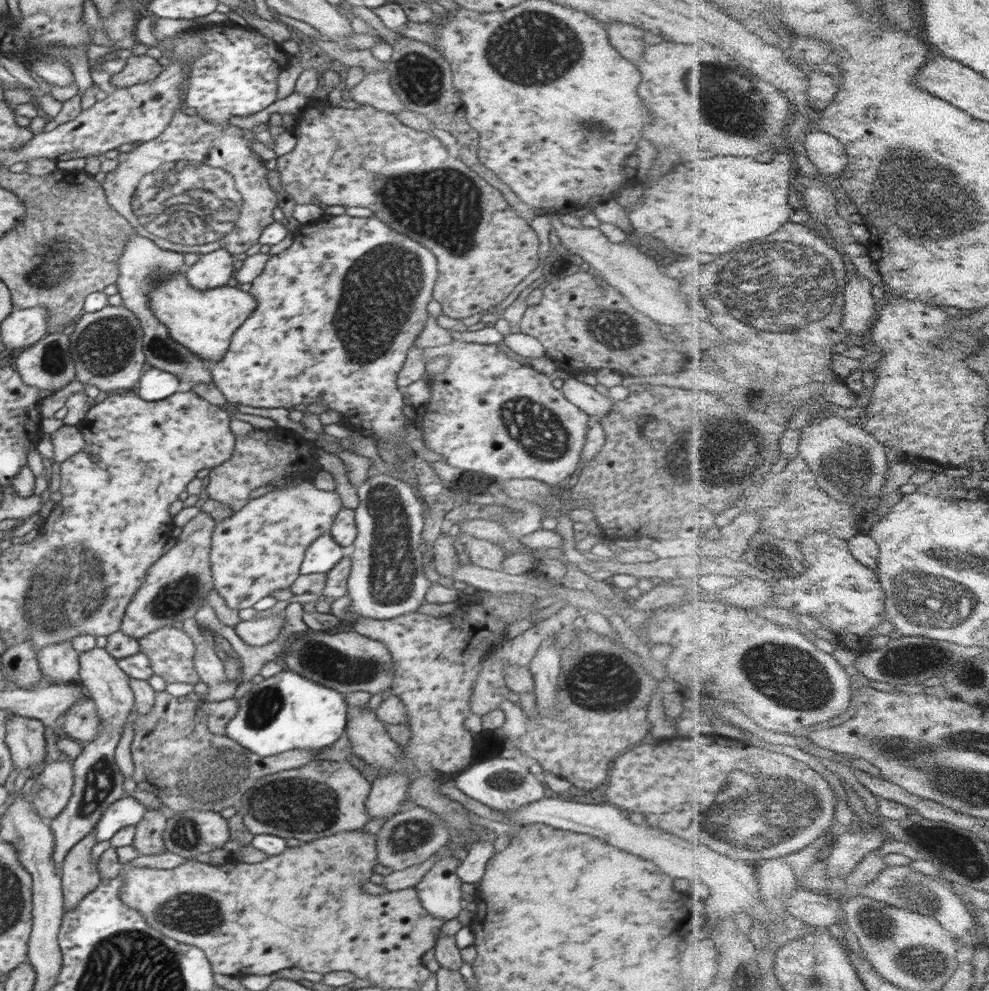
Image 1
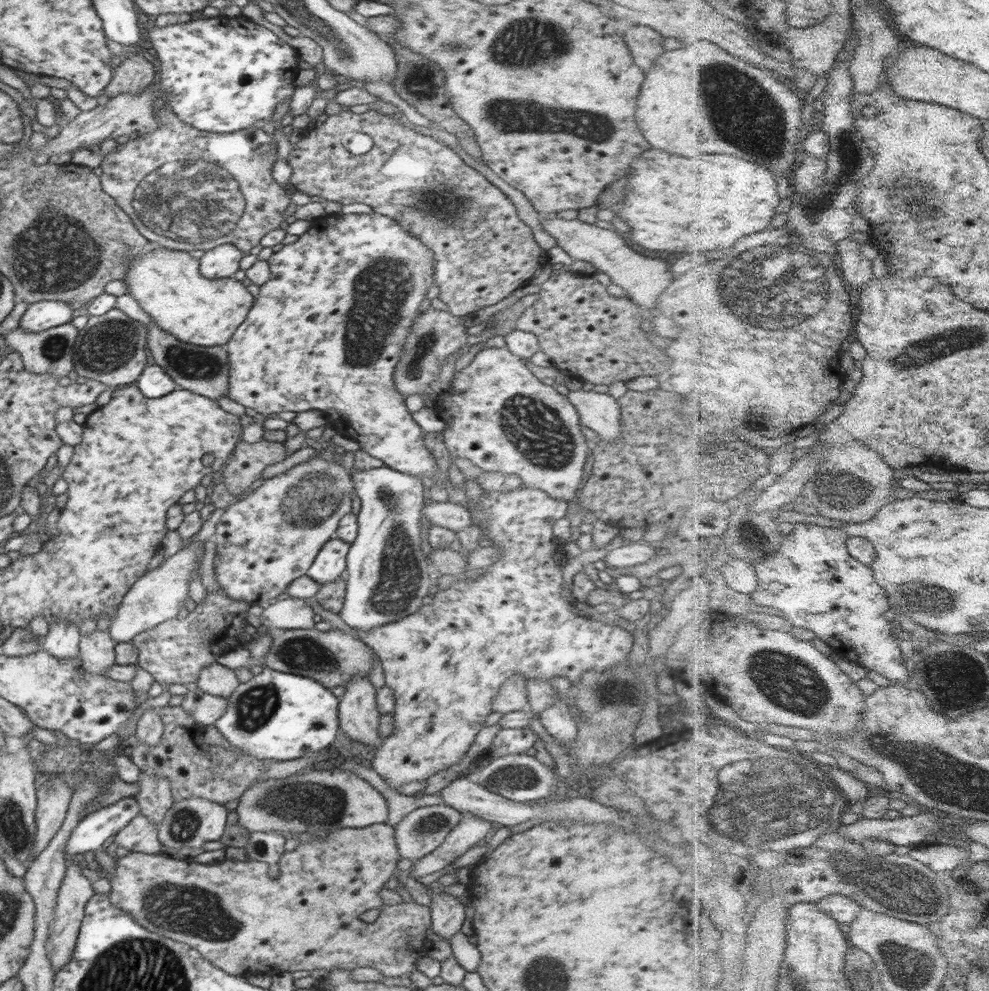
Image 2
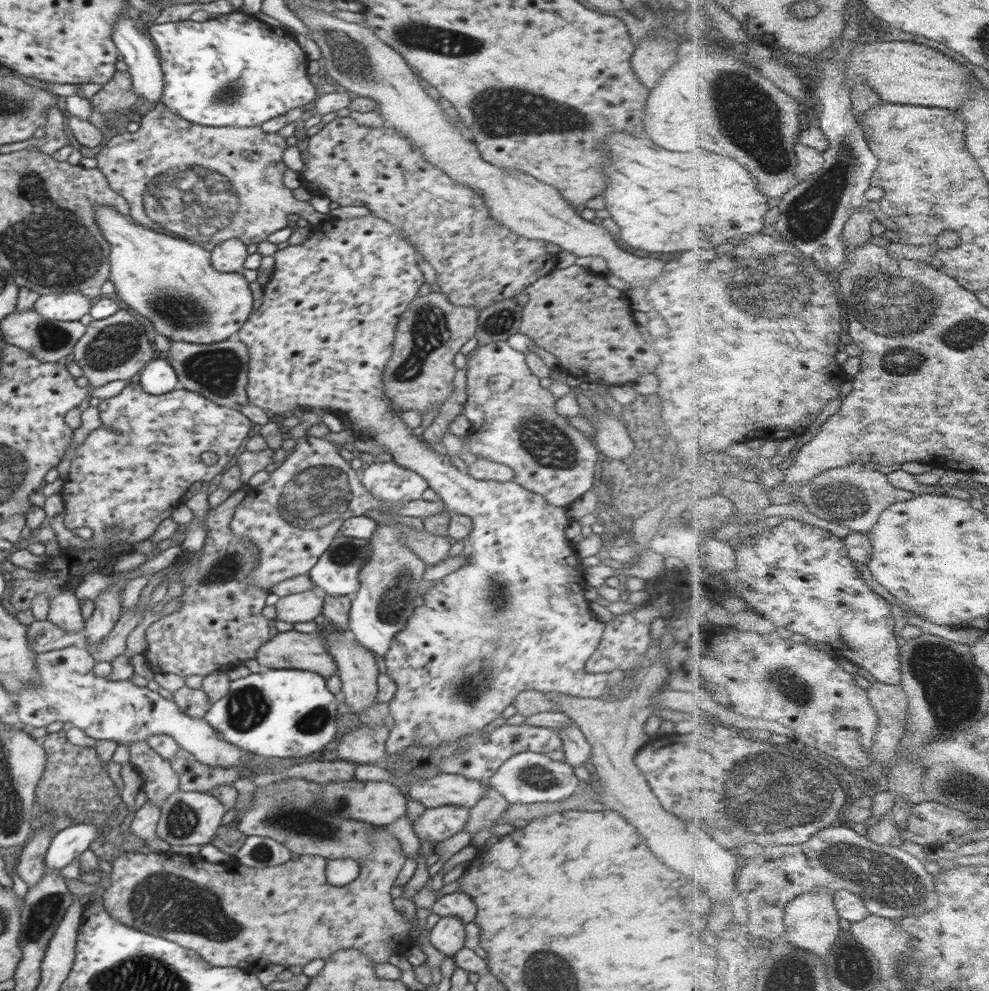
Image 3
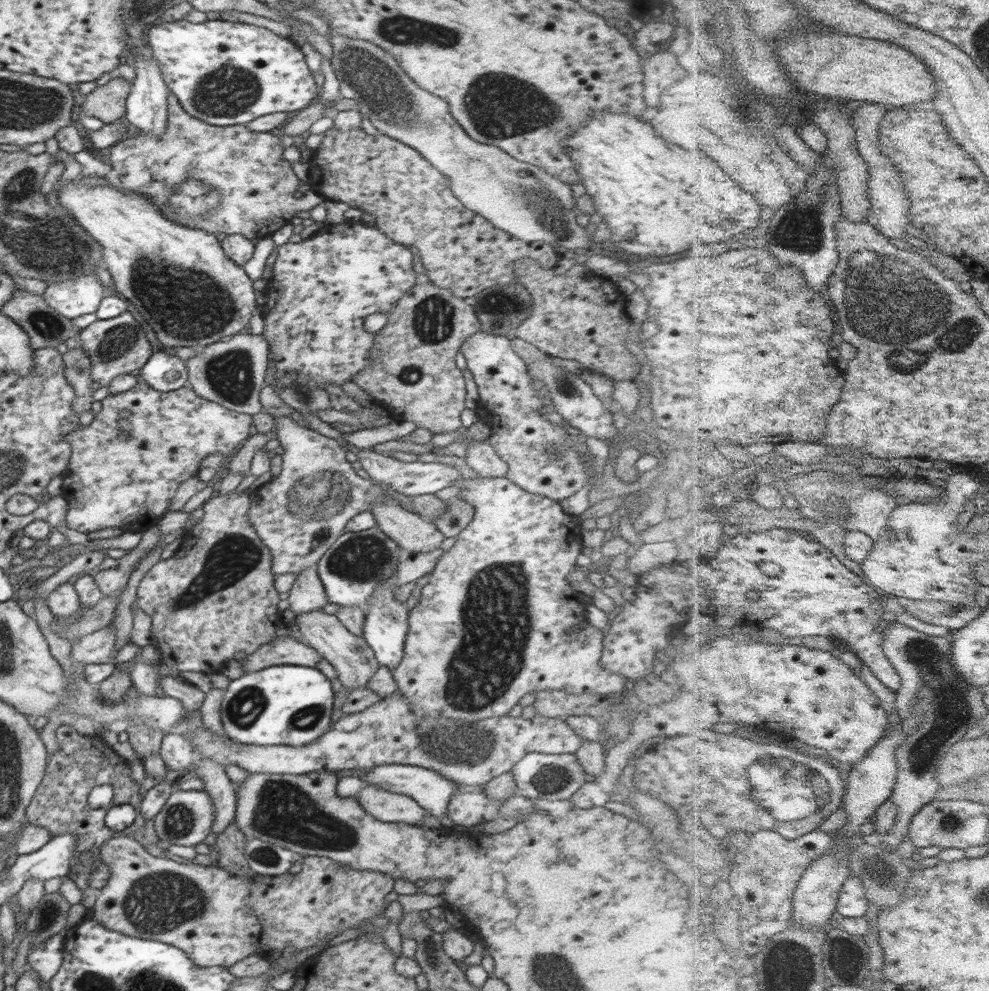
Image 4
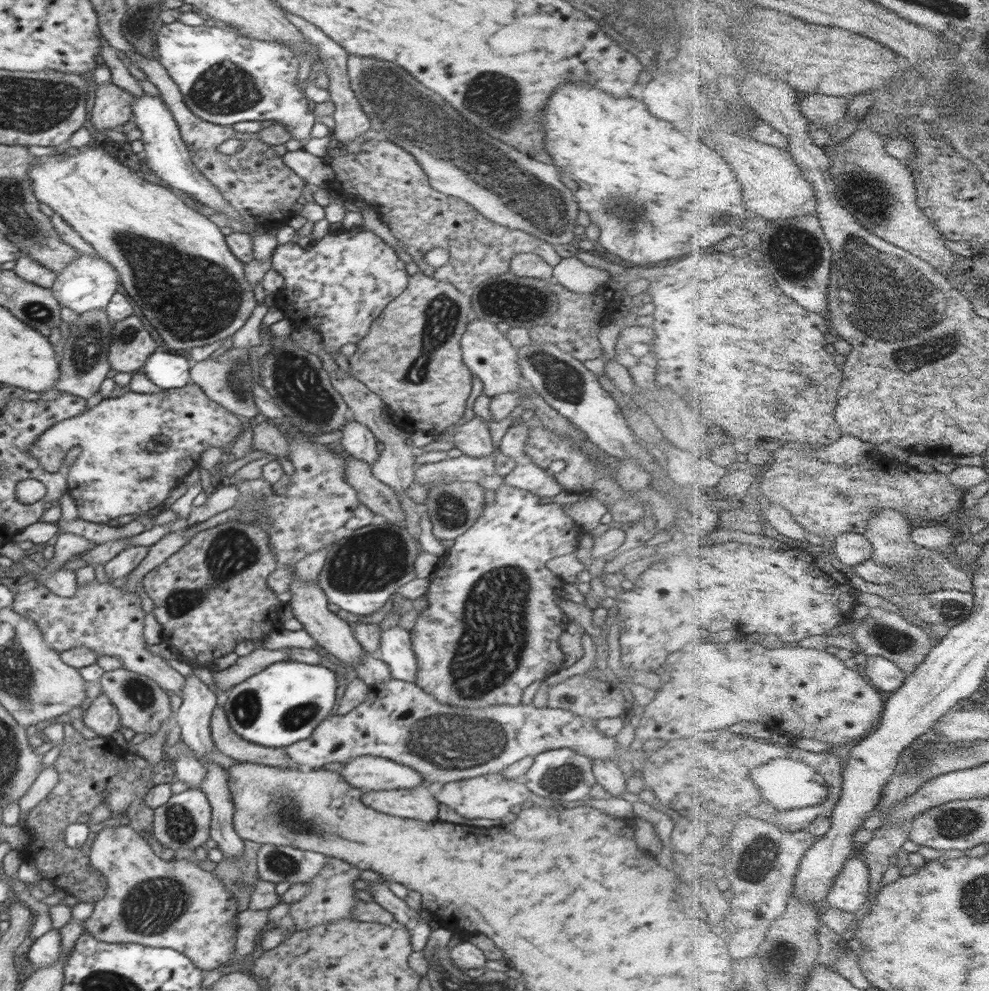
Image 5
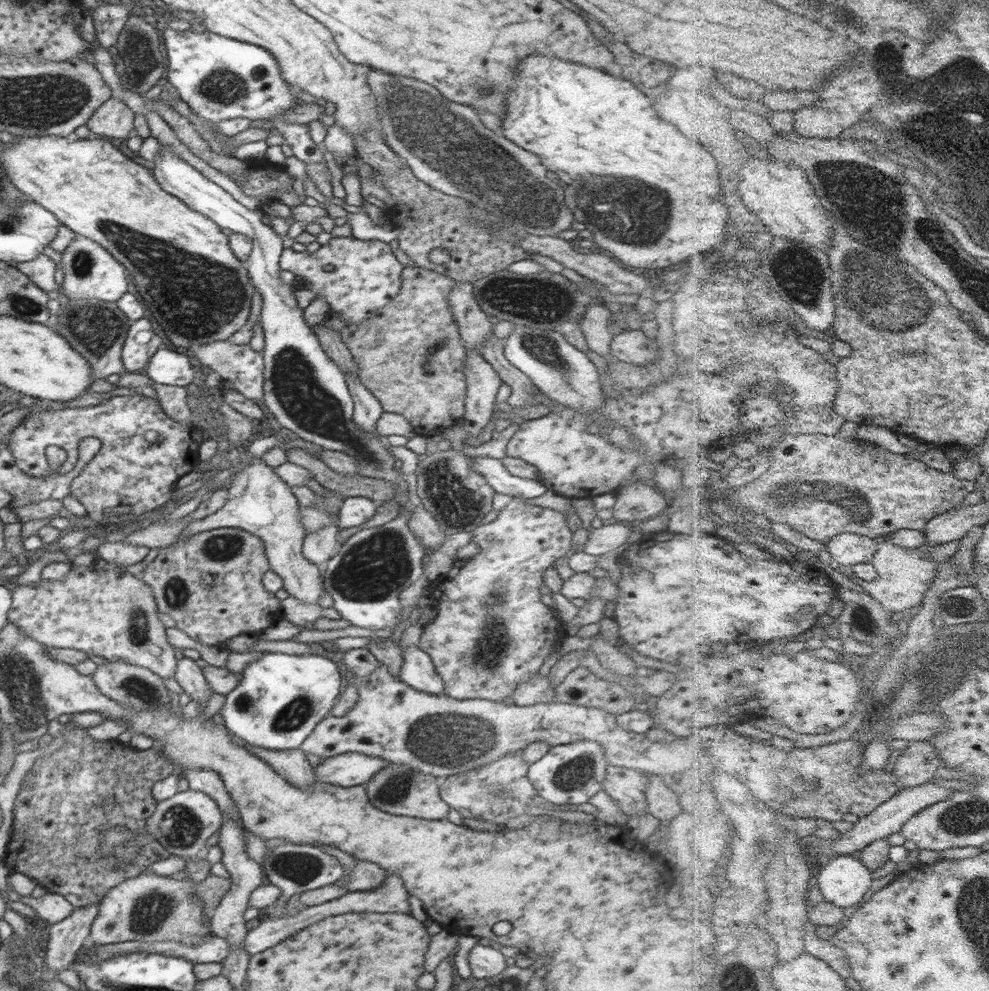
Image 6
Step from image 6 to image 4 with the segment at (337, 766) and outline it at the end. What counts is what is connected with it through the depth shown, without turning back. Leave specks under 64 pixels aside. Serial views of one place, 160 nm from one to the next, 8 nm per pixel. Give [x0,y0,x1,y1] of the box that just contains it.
[360,764,460,827]

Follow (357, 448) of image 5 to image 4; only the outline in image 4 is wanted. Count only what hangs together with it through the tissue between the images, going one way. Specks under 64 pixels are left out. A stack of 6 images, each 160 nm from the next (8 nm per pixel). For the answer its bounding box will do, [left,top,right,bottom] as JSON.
[353,450,462,496]

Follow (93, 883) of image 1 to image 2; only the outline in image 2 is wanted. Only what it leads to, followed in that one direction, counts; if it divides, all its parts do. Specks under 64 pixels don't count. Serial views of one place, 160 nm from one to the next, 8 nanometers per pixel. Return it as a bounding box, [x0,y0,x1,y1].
[49,860,94,974]

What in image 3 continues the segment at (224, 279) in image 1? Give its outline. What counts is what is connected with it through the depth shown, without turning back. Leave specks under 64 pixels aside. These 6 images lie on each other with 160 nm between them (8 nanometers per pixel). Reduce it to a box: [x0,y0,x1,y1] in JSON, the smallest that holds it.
[211,238,251,272]

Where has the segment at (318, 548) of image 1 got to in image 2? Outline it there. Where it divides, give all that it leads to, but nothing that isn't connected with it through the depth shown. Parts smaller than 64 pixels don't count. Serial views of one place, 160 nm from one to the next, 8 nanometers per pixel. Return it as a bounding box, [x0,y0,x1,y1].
[308,538,351,586]

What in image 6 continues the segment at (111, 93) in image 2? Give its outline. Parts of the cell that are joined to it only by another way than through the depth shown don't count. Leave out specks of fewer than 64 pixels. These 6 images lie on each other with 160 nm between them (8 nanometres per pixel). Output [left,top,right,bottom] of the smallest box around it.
[85,97,135,138]

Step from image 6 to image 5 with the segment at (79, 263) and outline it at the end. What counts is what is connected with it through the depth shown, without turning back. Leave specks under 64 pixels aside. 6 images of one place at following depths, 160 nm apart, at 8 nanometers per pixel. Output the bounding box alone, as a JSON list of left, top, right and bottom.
[51,253,121,313]

